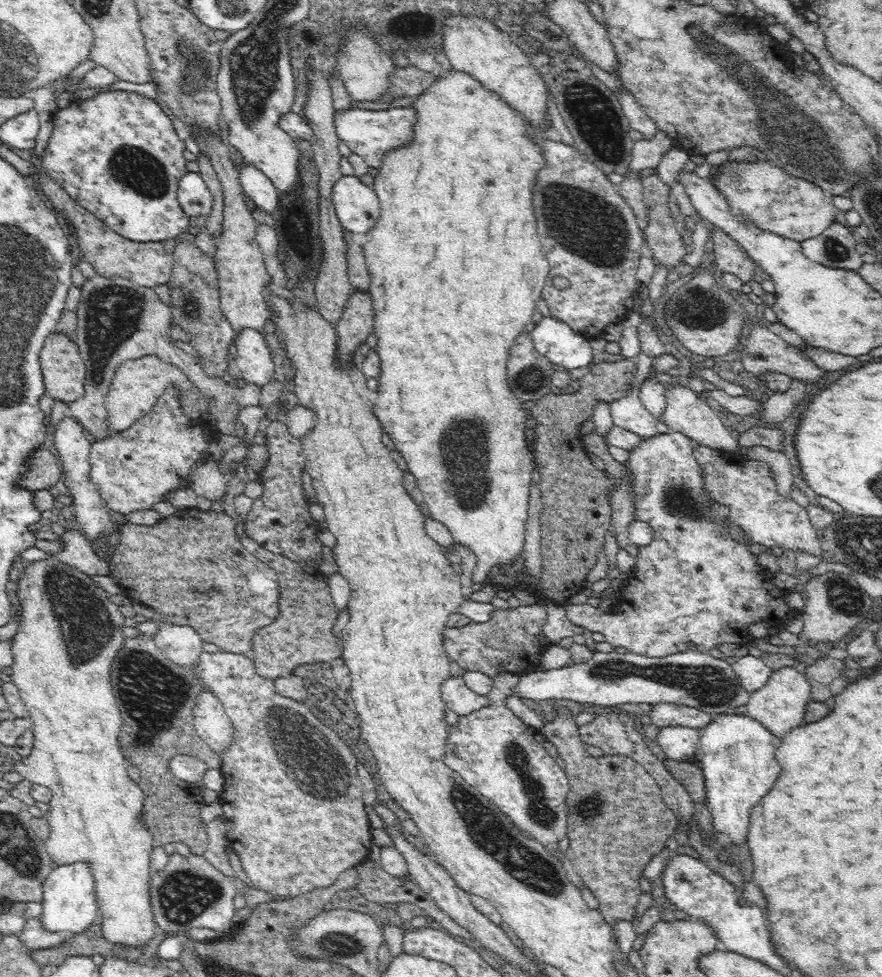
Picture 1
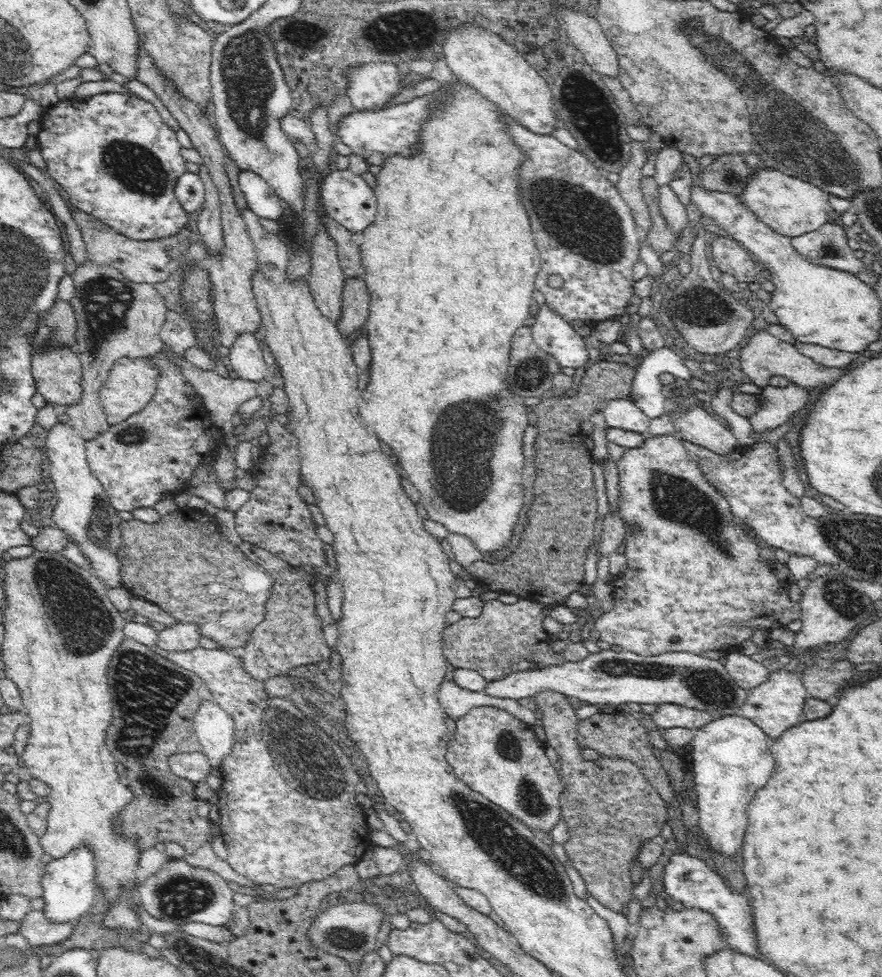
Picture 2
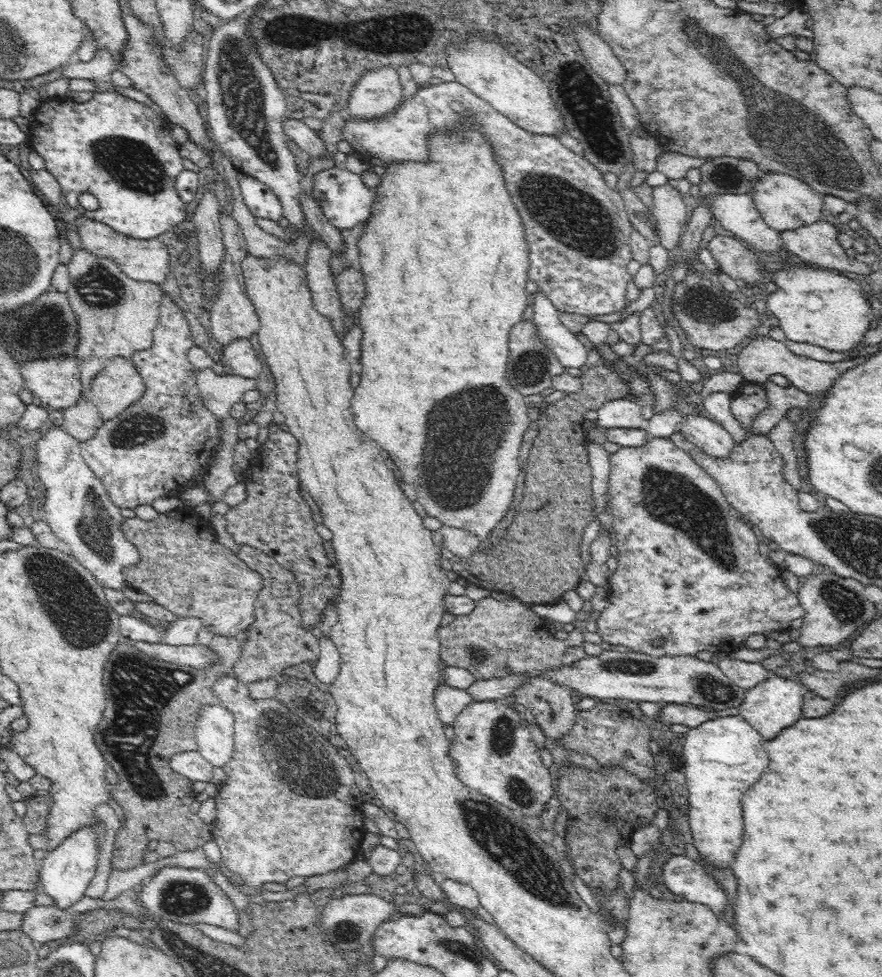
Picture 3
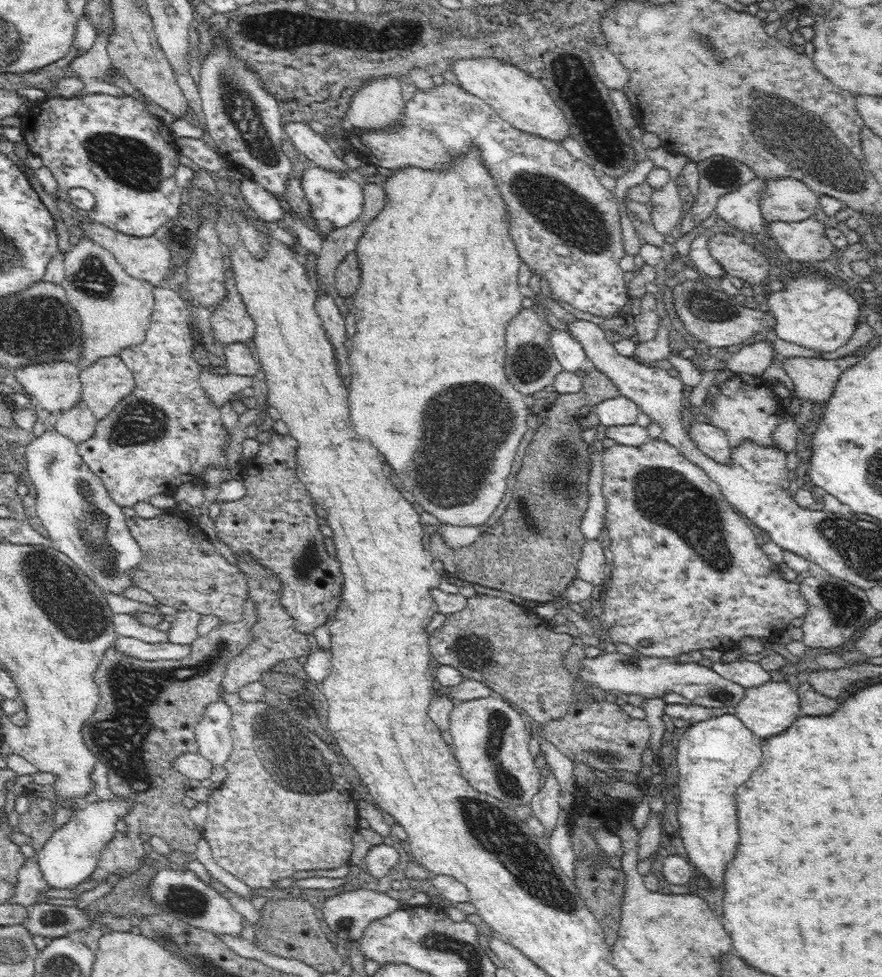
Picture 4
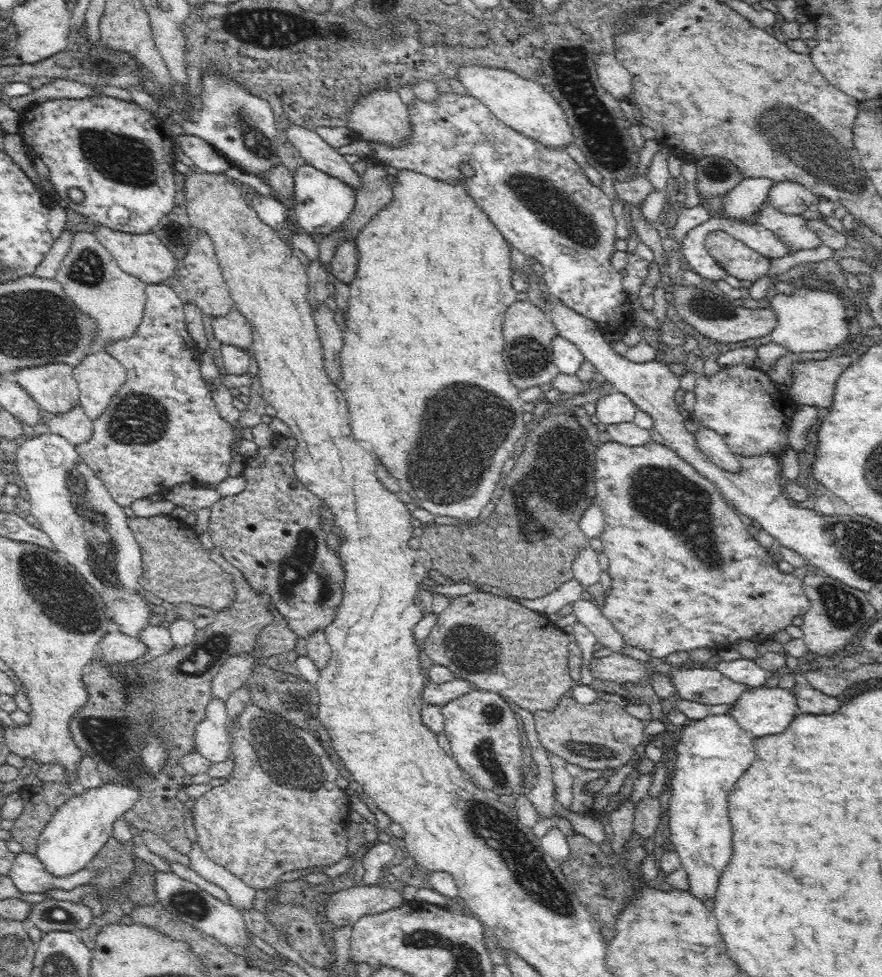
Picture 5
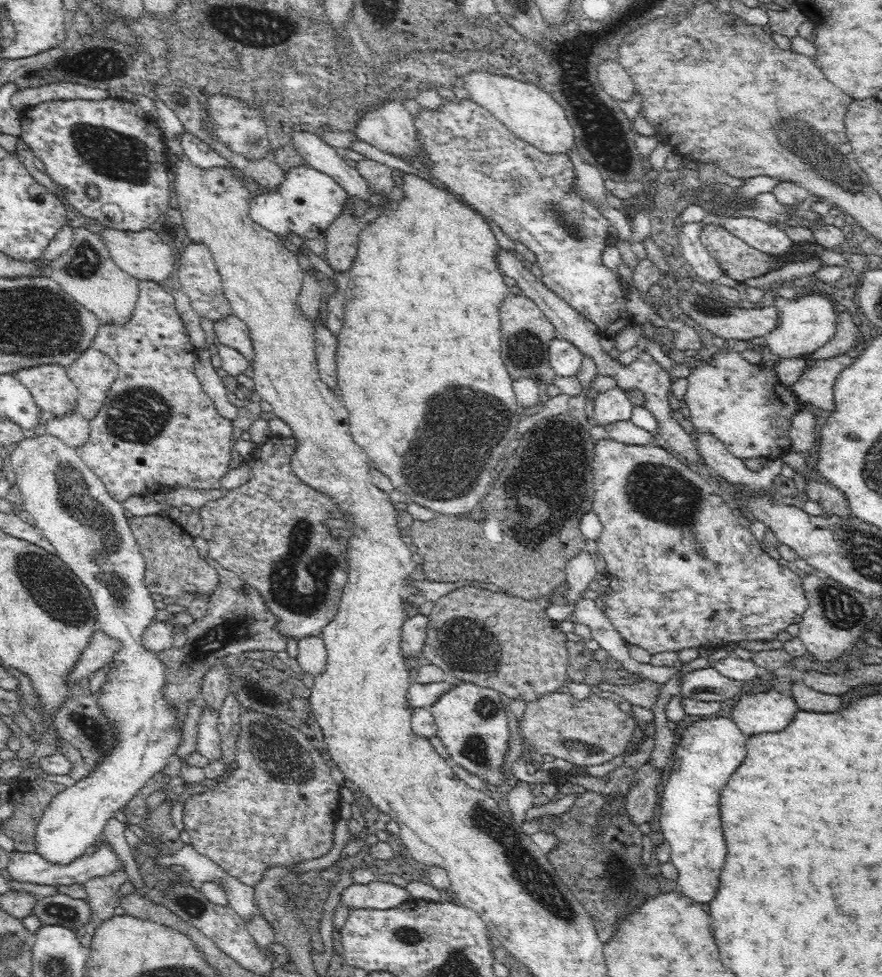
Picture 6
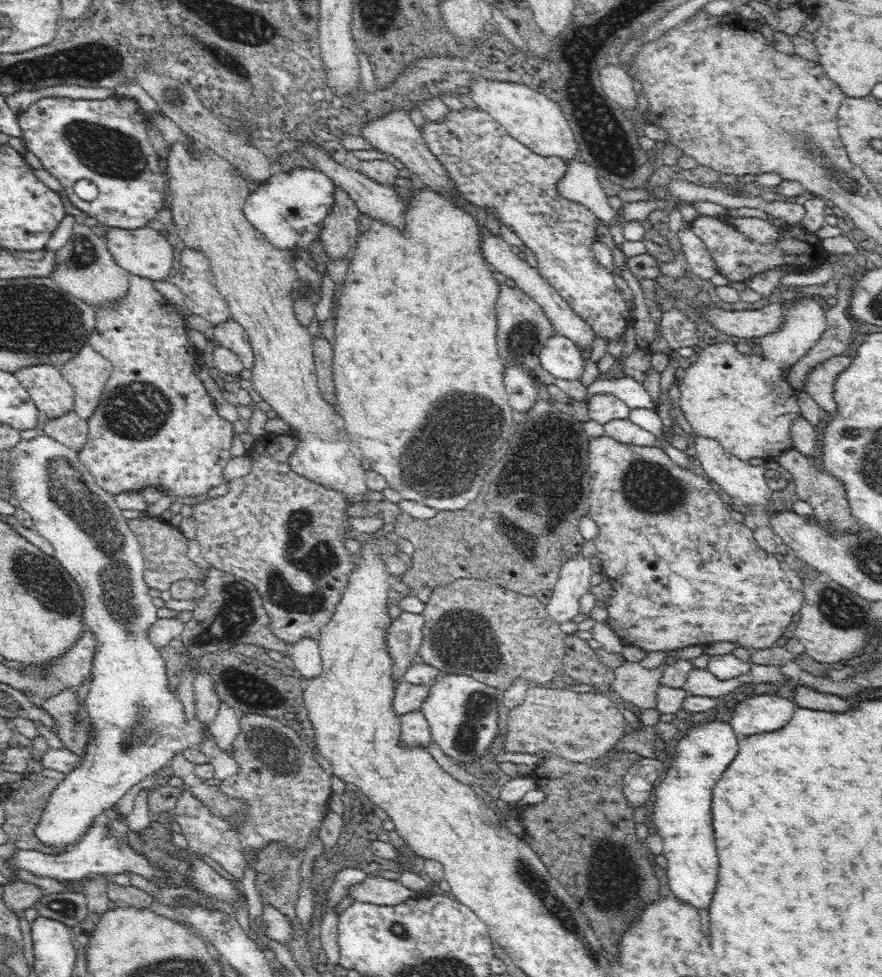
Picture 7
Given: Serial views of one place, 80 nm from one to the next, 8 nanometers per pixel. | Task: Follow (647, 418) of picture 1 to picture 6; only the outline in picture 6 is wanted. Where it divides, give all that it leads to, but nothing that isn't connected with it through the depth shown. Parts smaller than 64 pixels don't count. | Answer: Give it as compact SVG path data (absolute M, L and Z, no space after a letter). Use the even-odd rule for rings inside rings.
M615 387L598 393L593 400L594 416L601 425L612 424L621 420L629 420L635 407L622 389Z

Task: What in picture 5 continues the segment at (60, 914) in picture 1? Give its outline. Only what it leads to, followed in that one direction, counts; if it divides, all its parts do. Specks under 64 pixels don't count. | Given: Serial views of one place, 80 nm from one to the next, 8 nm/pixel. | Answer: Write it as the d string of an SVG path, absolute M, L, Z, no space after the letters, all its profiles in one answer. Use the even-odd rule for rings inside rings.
M104 784L100 790L88 789L82 796L74 796L64 806L60 806L52 822L44 828L40 838L36 838L36 855L46 873L54 877L69 877L82 869L90 868L89 864L95 854L112 837L114 822L125 818L126 812L132 809L139 798L140 792L132 786Z

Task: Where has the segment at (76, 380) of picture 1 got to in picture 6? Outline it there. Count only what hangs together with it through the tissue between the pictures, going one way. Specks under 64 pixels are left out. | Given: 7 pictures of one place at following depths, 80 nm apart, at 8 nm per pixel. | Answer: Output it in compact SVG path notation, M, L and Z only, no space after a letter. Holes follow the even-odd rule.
M48 364L26 367L16 371L14 377L32 393L42 411L62 416L76 410L79 390L67 376L64 366Z

